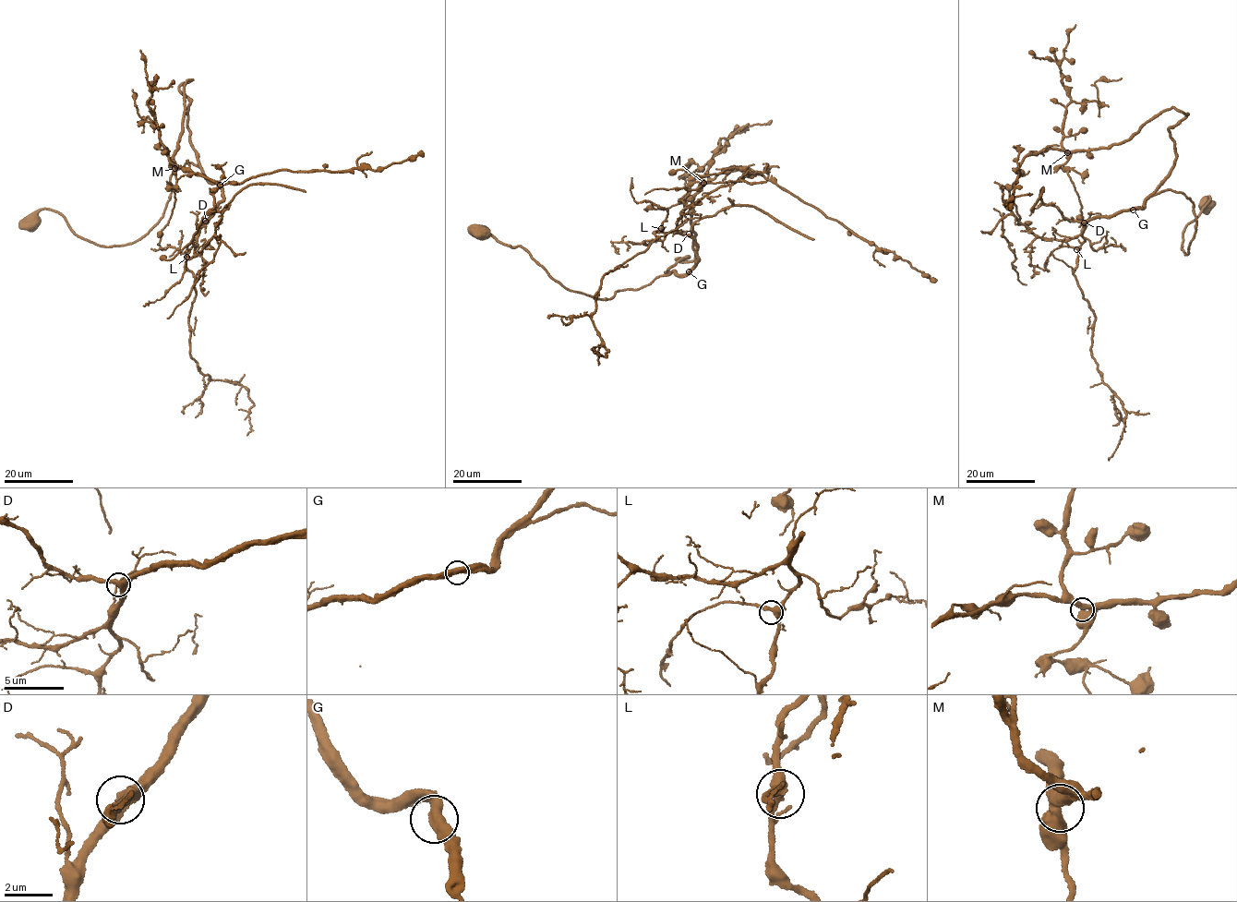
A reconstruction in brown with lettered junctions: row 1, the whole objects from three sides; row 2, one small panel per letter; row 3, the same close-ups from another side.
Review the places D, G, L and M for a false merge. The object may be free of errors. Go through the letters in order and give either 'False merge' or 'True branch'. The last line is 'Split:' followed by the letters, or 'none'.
D: True branch
G: True branch
L: True branch
M: True branch
Split: none

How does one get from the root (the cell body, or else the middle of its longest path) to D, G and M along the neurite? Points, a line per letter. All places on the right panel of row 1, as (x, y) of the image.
D: (1208, 207), (1209, 197), (1184, 227), (1186, 255), (1195, 215), (1181, 192), (1084, 222)
G: (1208, 207), (1209, 197), (1184, 227), (1180, 247), (1186, 255), (1196, 221), (1185, 195), (1163, 191), (1133, 209)
M: (1208, 207), (1184, 255), (1193, 204), (1155, 192), (1174, 107), (1067, 152)

